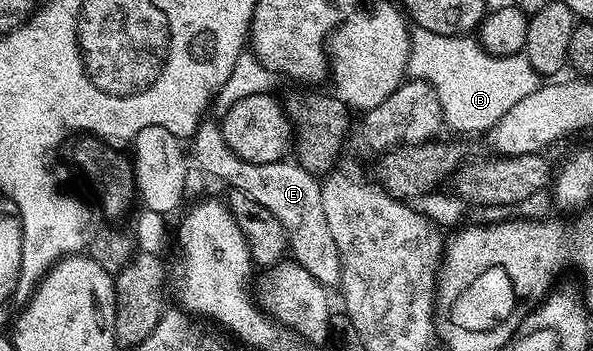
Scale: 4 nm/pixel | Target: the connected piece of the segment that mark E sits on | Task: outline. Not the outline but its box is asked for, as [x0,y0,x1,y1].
[191,121,341,287]

